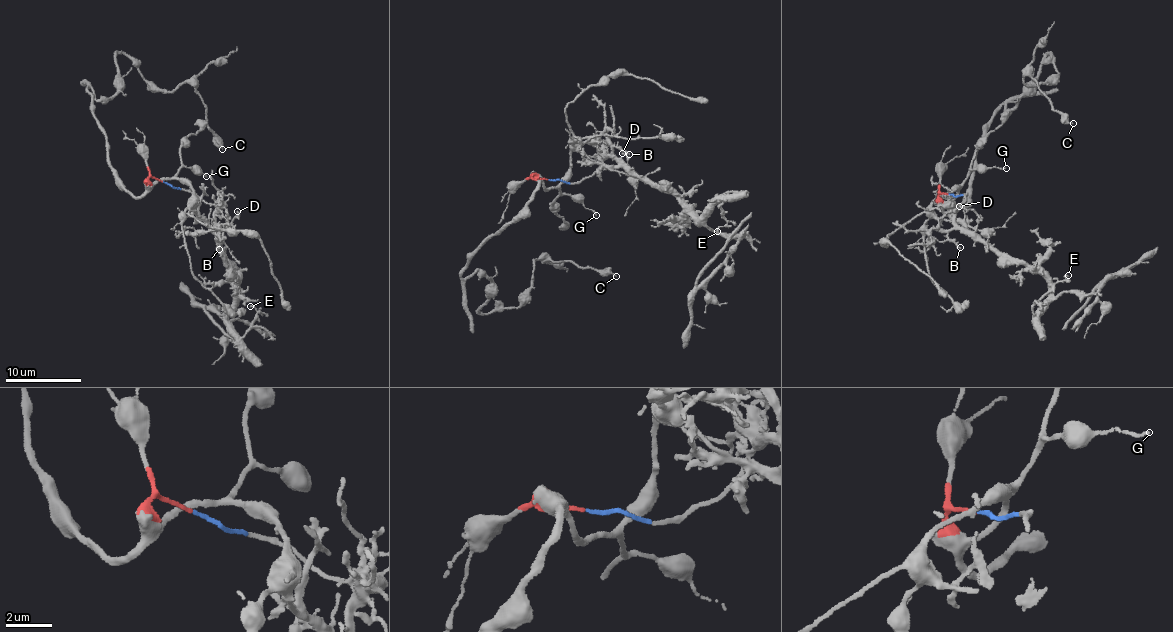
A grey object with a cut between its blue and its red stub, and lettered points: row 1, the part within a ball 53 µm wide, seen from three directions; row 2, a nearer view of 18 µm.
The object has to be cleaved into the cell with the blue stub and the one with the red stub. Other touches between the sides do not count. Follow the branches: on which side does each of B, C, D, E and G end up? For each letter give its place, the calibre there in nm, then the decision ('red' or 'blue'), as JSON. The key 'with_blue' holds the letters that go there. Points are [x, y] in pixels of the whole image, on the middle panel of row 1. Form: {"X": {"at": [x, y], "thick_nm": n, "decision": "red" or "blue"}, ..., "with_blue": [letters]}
{"B": {"at": [629, 154], "thick_nm": 200, "decision": "blue"}, "C": {"at": [616, 276], "thick_nm": 150, "decision": "red"}, "D": {"at": [622, 153], "thick_nm": 160, "decision": "blue"}, "E": {"at": [717, 231], "thick_nm": 130, "decision": "blue"}, "G": {"at": [596, 215], "thick_nm": 120, "decision": "red"}, "with_blue": ["B", "D", "E"]}

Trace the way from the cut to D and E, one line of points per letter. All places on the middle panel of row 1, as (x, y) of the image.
D: (548, 180), (577, 184), (610, 157), (628, 168), (628, 172), (628, 158), (621, 152)
E: (548, 180), (577, 184), (610, 155), (677, 197), (698, 221), (701, 221), (717, 197), (726, 222), (717, 232)

